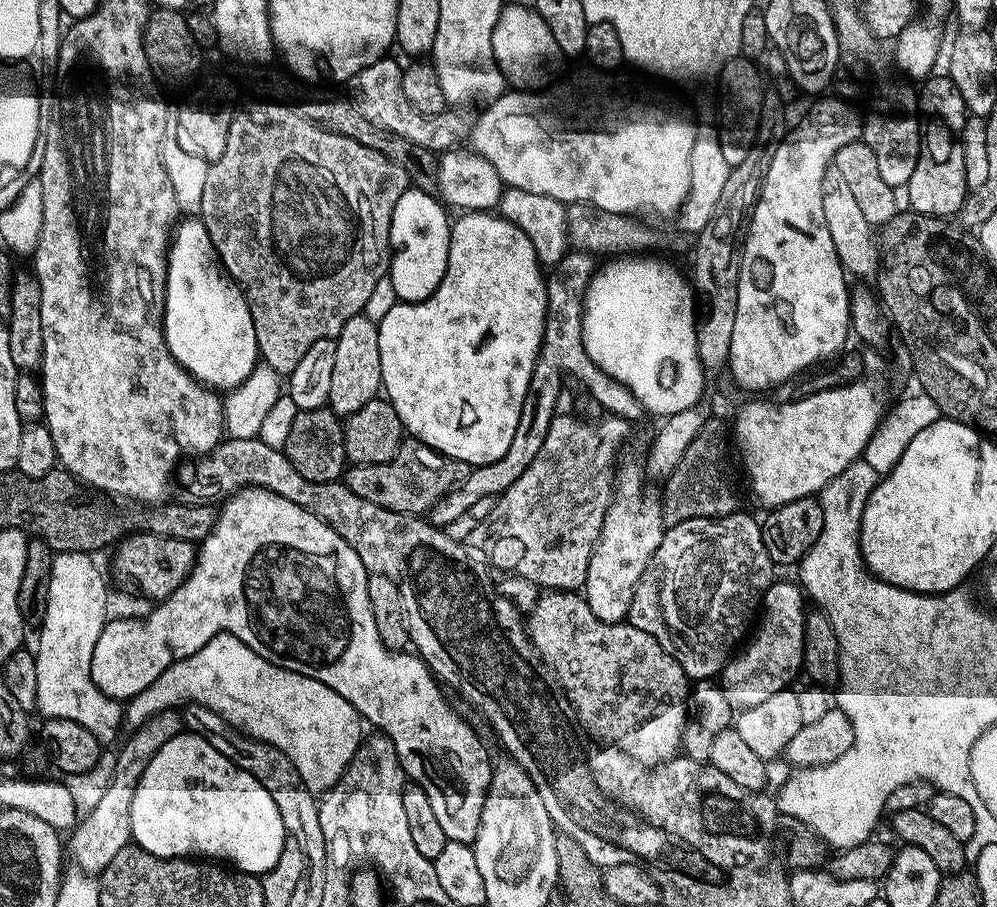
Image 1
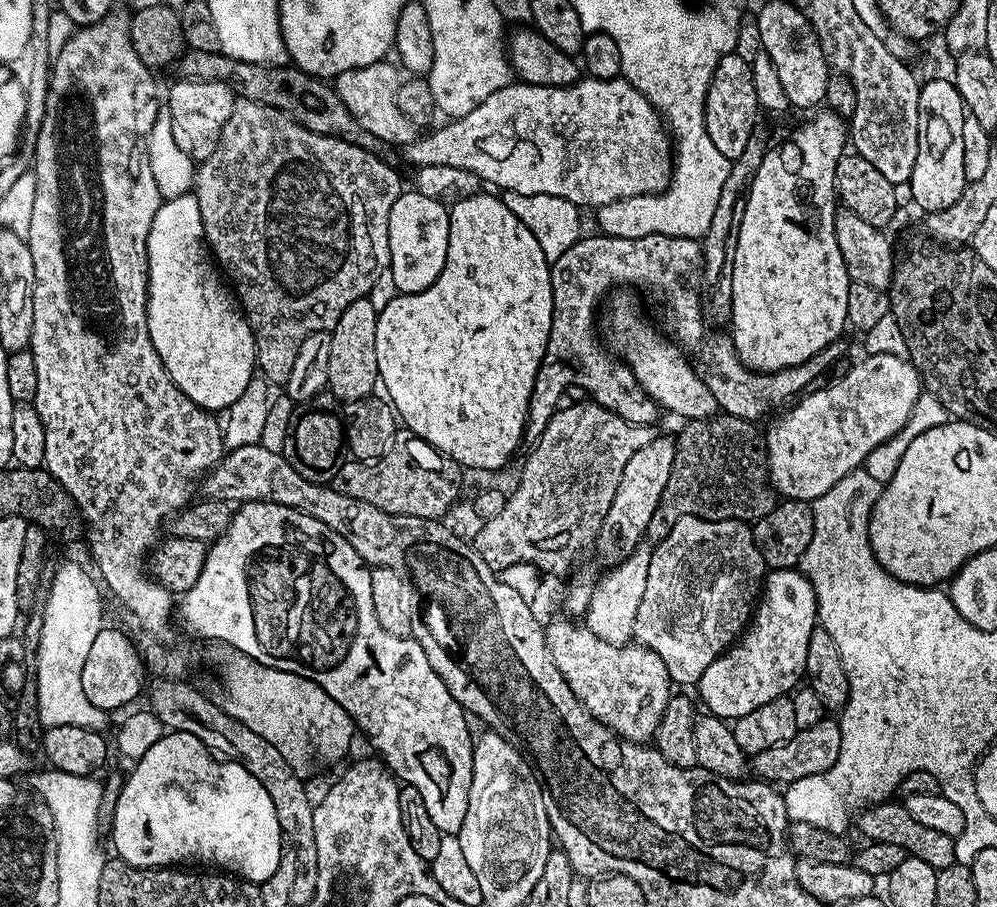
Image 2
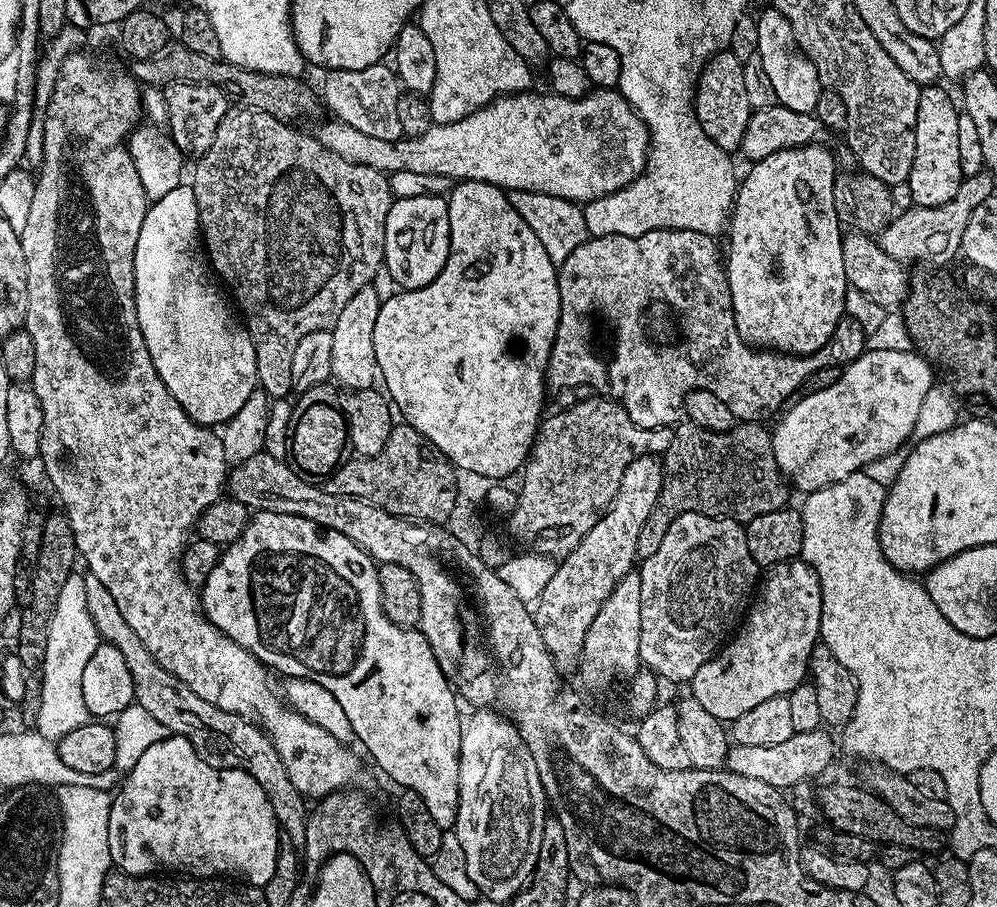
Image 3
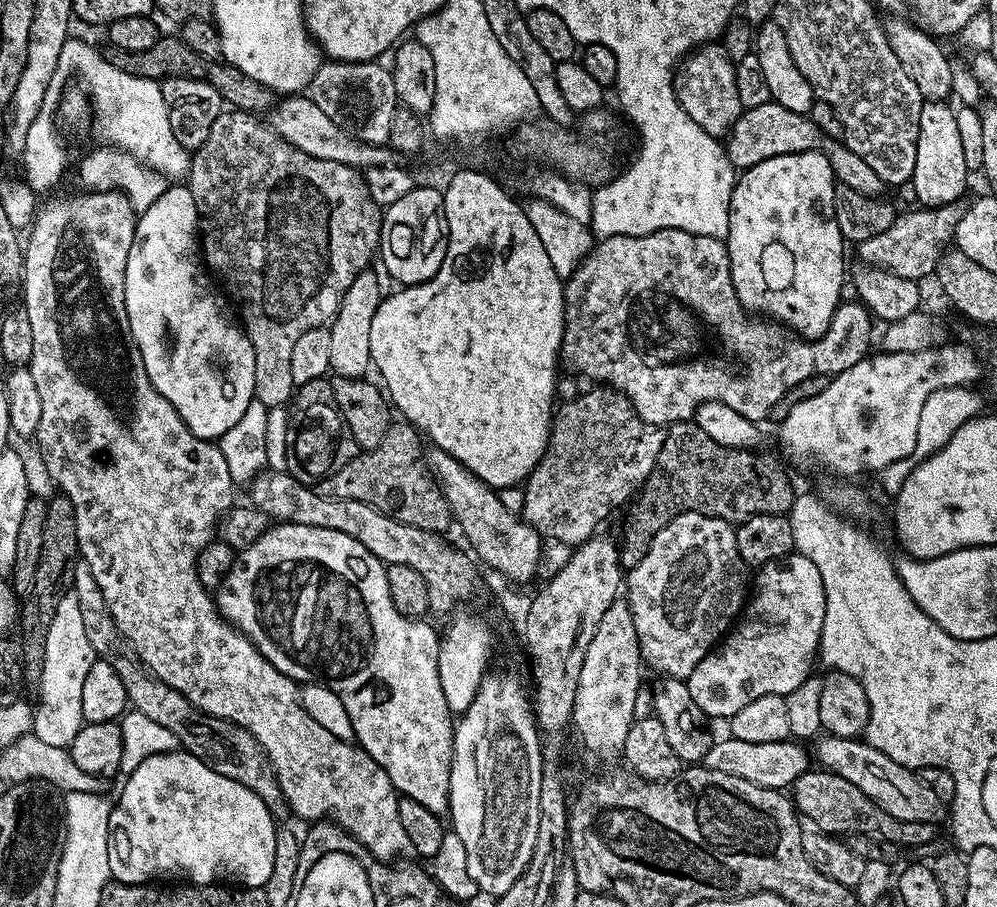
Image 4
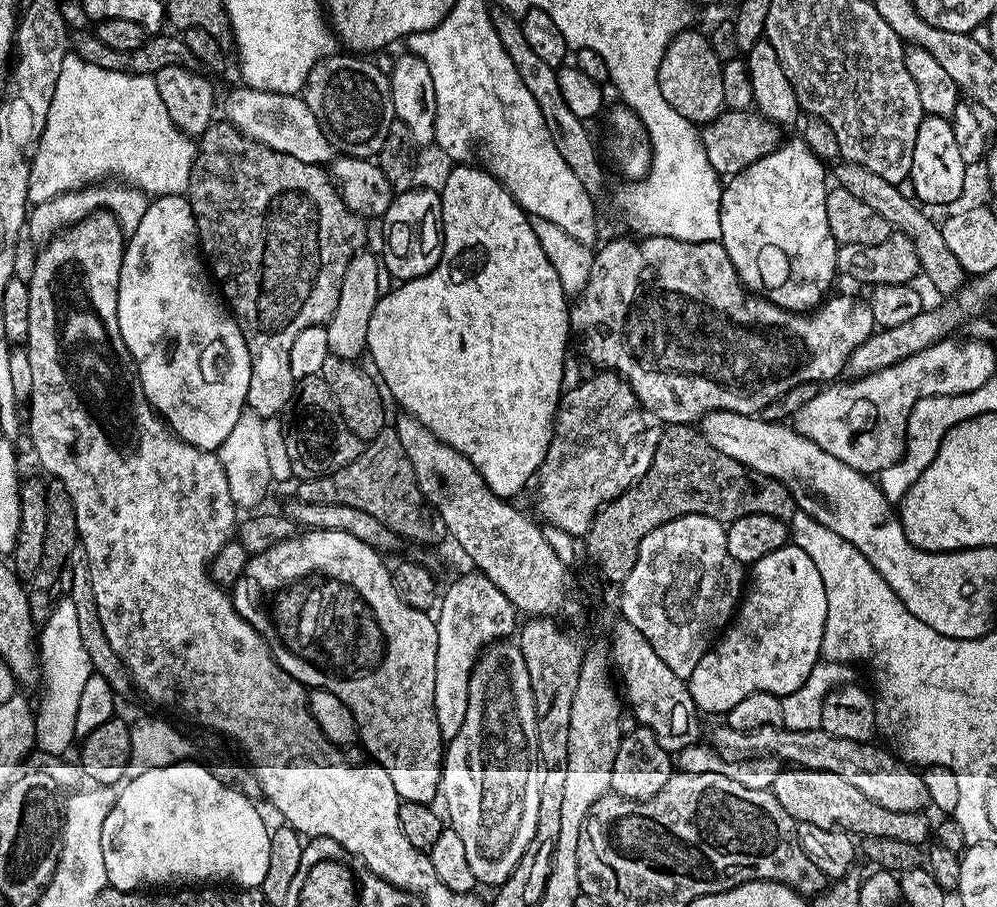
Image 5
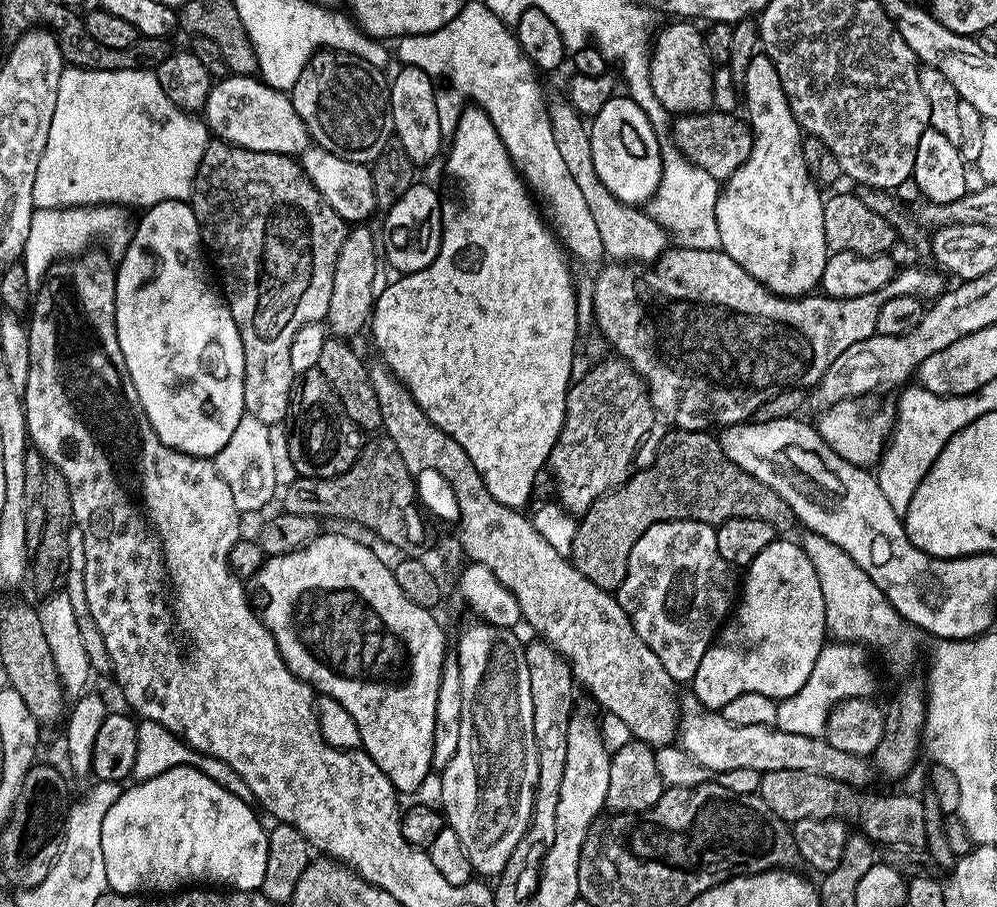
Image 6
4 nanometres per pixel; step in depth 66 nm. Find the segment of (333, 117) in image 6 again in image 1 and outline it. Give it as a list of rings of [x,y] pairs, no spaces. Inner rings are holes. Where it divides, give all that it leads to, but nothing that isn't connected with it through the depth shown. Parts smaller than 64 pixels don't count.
[[[385,58],[366,66],[350,81],[350,99],[357,110],[366,118],[366,122],[374,122],[374,126],[382,126],[382,130],[390,130],[402,138],[410,138],[423,148],[429,148],[434,154],[443,154],[457,147],[456,139],[467,133],[470,120],[460,110],[445,110],[437,116],[424,116],[410,102],[406,102],[406,94],[402,94],[402,64],[393,58]]]

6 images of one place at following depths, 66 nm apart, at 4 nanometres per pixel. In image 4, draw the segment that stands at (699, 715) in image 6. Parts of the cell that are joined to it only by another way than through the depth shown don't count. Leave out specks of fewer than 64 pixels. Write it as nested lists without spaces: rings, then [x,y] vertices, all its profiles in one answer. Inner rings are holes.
[[[824,734],[815,744],[814,760],[815,763],[816,760],[820,763],[817,765],[823,771],[838,774],[846,778],[846,782],[858,786],[858,790],[862,790],[862,794],[866,794],[866,798],[874,801],[879,808],[886,810],[886,814],[891,814],[902,822],[930,822],[935,825],[941,823],[943,816],[945,819],[945,800],[938,798],[938,794],[934,794],[934,790],[930,790],[930,786],[922,782],[920,775],[913,769],[894,762],[894,758],[886,758],[886,754],[874,750],[874,746],[870,746],[863,739],[847,740],[841,736]]]

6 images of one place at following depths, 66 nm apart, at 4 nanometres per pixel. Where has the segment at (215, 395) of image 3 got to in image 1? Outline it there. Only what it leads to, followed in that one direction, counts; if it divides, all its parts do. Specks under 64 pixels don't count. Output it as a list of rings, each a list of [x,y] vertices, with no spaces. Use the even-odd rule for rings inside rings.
[[[199,218],[181,219],[171,233],[164,273],[162,323],[164,341],[173,359],[192,379],[203,384],[205,388],[231,390],[239,386],[256,369],[258,353],[254,334],[254,318],[250,318],[250,306],[246,302],[242,289],[224,271],[214,242],[210,242],[204,221]]]

